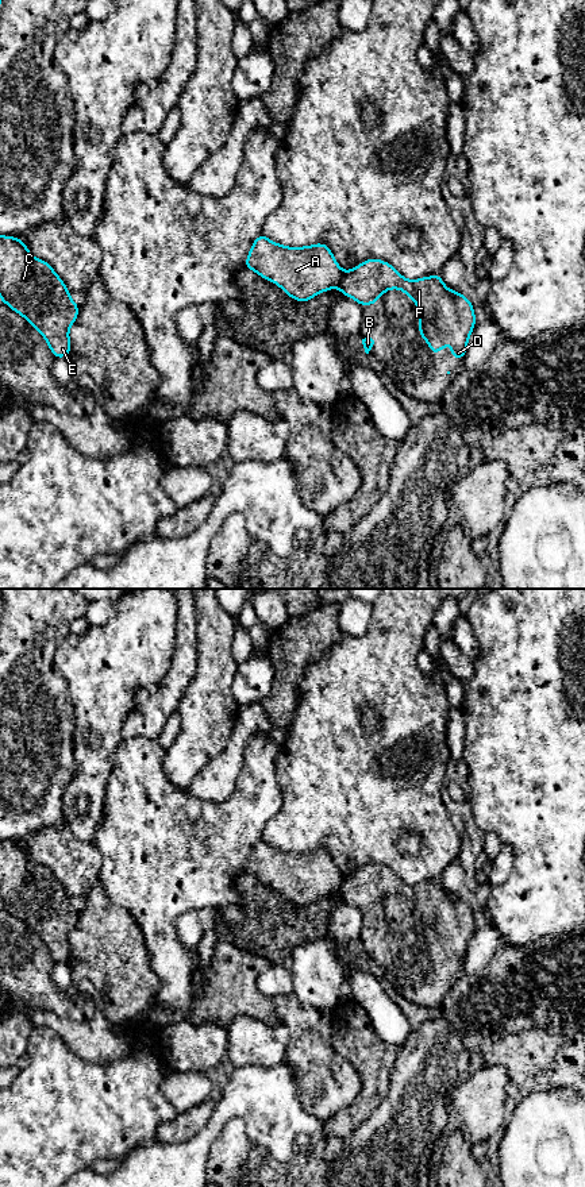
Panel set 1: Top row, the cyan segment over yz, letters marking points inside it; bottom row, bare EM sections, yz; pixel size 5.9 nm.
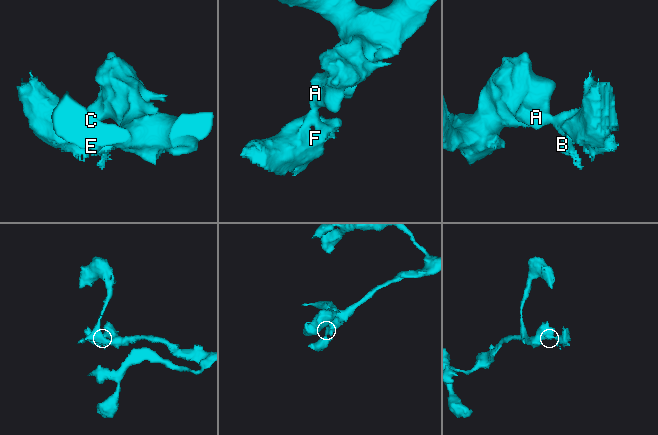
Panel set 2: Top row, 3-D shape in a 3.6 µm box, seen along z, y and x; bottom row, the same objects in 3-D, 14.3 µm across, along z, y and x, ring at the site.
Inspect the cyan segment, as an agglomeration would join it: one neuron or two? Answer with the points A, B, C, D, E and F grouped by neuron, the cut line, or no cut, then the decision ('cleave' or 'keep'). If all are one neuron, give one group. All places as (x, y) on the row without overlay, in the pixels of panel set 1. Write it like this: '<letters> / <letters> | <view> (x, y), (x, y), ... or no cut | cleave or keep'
A C E / B D F | yz (345, 877), (338, 891) | cleave

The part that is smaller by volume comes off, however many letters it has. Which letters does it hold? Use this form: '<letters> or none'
B, D, F

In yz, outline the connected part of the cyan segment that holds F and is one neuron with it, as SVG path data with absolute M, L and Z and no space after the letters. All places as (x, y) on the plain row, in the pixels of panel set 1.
M372 863L345 876L339 894L343 901L355 905L361 912L374 910L388 894L401 894L419 912L419 940L430 949L430 957L439 959L450 945L451 963L465 963L470 939L476 932L476 917L467 902L458 895L446 893L440 879L411 886L404 883L390 868Z

